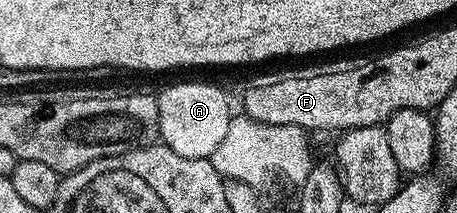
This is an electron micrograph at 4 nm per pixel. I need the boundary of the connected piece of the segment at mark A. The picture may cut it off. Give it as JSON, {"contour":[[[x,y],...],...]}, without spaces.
{"contour":[[[186,80],[183,84],[168,85],[162,93],[157,93],[156,99],[161,143],[184,158],[211,159],[220,142],[224,142],[224,134],[228,134],[232,119],[230,100],[225,90],[202,80]]]}

